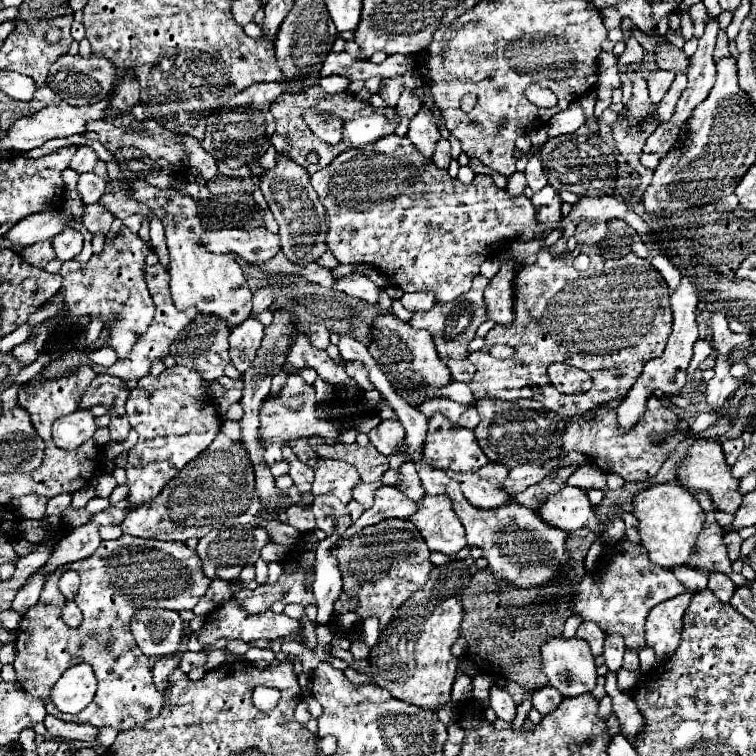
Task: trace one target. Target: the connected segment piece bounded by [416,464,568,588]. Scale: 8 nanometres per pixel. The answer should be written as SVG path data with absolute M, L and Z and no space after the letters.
M416 464L416 468L426 494L434 496L444 492L450 496L452 508L466 528L468 544L484 550L484 558L488 560L488 568L494 572L494 576L504 578L518 588L536 588L558 578L558 574L562 572L568 560L566 548L564 548L568 540L568 532L554 528L550 524L542 524L542 520L534 510L522 508L520 504L514 504L514 502L506 504L504 508L492 508L492 510L474 508L462 496L458 482L452 480L446 472L436 468L426 468L424 464Z

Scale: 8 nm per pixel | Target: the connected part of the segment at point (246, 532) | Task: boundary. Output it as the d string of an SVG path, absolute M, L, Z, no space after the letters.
M234 526L234 528L224 528L224 530L210 530L204 538L198 542L198 556L202 558L204 564L204 574L208 578L220 578L220 580L234 580L238 578L240 570L246 564L254 564L260 558L260 550L270 542L270 536L264 528L254 528L254 526Z

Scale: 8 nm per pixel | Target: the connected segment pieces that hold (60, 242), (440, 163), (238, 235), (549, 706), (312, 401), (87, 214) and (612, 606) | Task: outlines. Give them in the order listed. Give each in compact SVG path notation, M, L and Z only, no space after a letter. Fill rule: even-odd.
M66 228L62 234L54 238L56 258L62 262L72 260L76 254L82 252L82 244L84 244L84 236L74 228Z
M440 138L438 146L436 146L436 152L434 152L434 164L438 168L442 168L442 170L448 170L450 160L452 160L452 156L450 156L450 142L446 138Z
M224 228L216 232L204 232L198 244L202 244L208 252L232 254L250 264L258 264L270 260L280 250L280 236L268 232L266 228Z
M544 686L544 688L540 688L540 690L534 692L532 704L534 704L534 708L536 708L542 716L546 716L546 714L554 712L554 708L558 708L558 704L562 702L562 698L564 698L564 696L562 696L556 688Z
M290 376L276 398L267 397L260 406L260 432L262 432L262 444L268 446L272 442L290 442L298 438L310 438L310 436L322 436L322 438L336 438L338 430L322 420L316 414L316 398L312 385L307 384L300 376ZM292 398L302 398L302 406L298 410L288 410L288 402Z
M86 204L84 208L84 218L82 224L90 234L108 234L110 224L114 222L114 216L100 204Z
M622 540L618 544L618 550L612 550L610 566L594 572L594 576L588 572L584 580L576 584L578 594L574 596L570 606L574 608L574 614L582 616L582 620L596 622L604 630L604 634L622 634L628 650L642 650L646 646L644 622L648 612L660 602L680 596L682 592L686 592L686 588L680 580L676 580L672 570L650 562L648 552L642 544L634 546L628 540Z

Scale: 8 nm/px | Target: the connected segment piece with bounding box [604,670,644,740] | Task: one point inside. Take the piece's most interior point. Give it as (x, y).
(631, 721)

